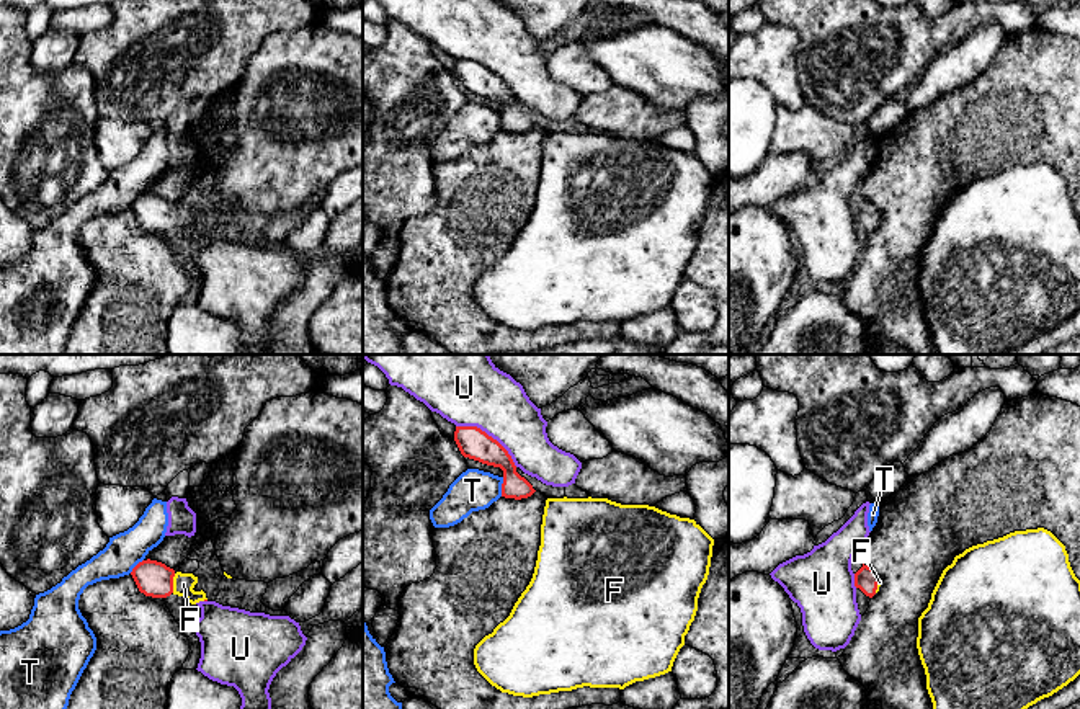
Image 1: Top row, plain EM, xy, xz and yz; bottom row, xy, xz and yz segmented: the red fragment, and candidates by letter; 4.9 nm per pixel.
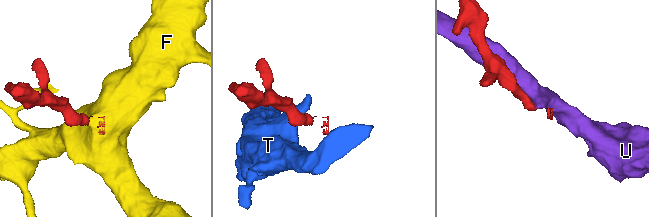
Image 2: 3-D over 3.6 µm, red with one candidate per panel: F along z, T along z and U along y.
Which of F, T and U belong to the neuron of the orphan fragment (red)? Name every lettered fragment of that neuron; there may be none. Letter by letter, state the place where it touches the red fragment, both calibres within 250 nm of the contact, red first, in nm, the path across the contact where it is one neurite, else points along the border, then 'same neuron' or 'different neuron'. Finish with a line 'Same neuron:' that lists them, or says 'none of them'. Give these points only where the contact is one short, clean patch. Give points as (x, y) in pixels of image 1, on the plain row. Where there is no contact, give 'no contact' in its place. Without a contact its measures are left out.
F: xy (172, 218) | 180/110 nm | across xy (154, 213), (172, 218), (183, 218) | same neuron
T: xz (502, 121) | 150/200 nm | along xz (504, 111), (500, 129) | different neuron
U: xz (487, 69) | 150/300 nm | different neuron
Same neuron: F

